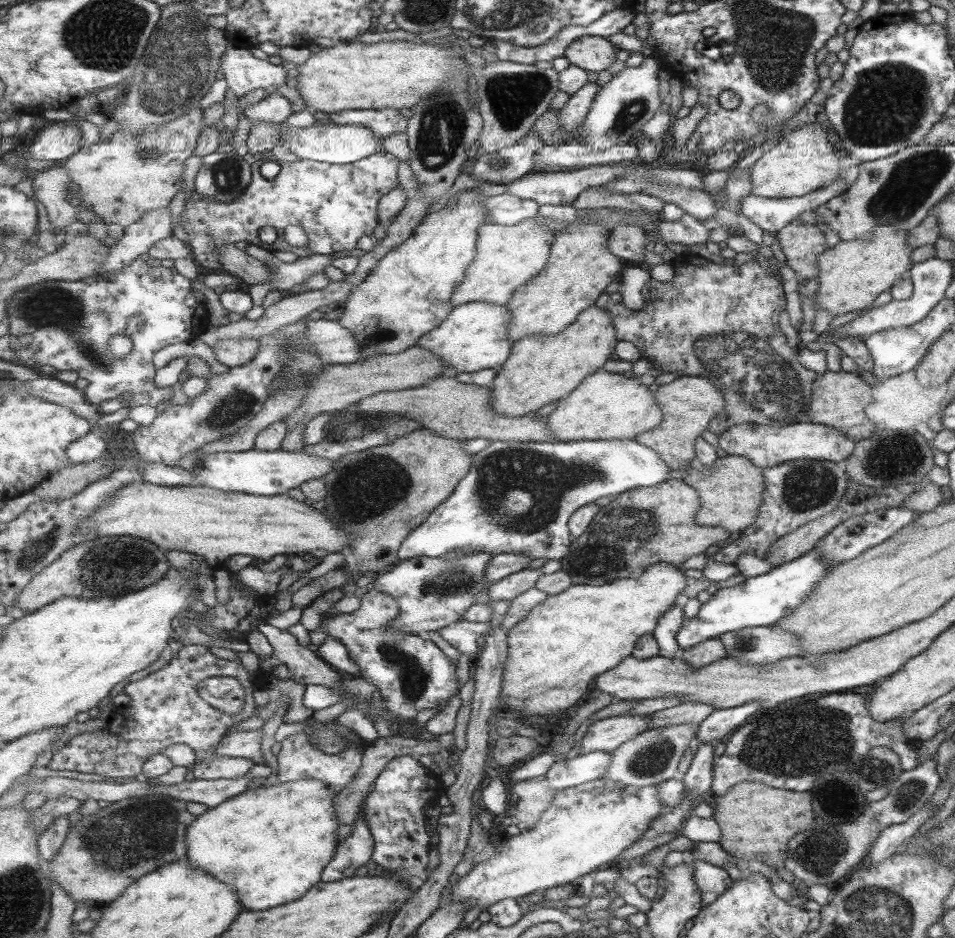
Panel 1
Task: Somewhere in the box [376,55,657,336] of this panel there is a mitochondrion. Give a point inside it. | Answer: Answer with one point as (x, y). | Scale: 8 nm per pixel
(513, 98)

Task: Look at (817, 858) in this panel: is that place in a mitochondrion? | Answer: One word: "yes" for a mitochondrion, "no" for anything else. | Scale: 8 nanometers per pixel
yes

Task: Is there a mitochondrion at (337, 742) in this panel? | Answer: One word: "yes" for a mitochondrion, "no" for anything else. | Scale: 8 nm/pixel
yes

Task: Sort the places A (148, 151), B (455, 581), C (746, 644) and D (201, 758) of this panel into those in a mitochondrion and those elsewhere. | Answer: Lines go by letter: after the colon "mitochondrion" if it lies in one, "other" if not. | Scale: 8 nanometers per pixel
A: mitochondrion
B: mitochondrion
C: mitochondrion
D: other

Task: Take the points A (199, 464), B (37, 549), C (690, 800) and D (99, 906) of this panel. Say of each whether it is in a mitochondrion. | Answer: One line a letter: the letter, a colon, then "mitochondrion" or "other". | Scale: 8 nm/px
A: mitochondrion
B: mitochondrion
C: other
D: other

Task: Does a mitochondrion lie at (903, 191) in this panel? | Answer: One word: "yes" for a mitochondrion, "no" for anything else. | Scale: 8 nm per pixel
yes

